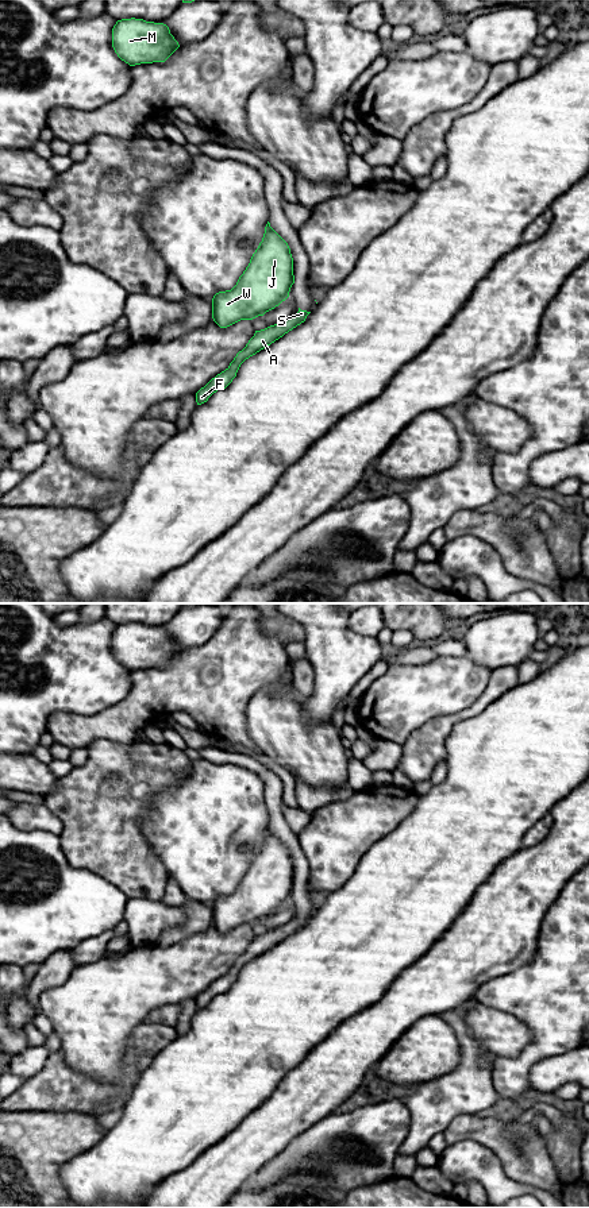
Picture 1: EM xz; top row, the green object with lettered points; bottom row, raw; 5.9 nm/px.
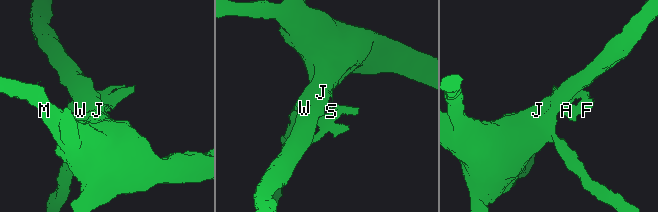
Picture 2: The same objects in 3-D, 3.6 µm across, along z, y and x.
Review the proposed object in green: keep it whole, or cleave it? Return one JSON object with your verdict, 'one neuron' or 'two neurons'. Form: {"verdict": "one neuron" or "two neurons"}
{"verdict": "two neurons"}

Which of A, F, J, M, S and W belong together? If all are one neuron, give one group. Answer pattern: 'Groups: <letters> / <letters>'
Groups: A F S / J M W

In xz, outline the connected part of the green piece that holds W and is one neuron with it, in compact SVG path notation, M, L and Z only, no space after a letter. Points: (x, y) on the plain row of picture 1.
M267 826L262 846L236 889L213 900L213 926L227 933L263 921L289 902L292 880L290 853Z

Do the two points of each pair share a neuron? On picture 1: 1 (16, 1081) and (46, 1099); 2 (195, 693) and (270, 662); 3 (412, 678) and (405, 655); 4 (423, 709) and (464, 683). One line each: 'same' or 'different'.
1: different
2: same
3: different
4: same

